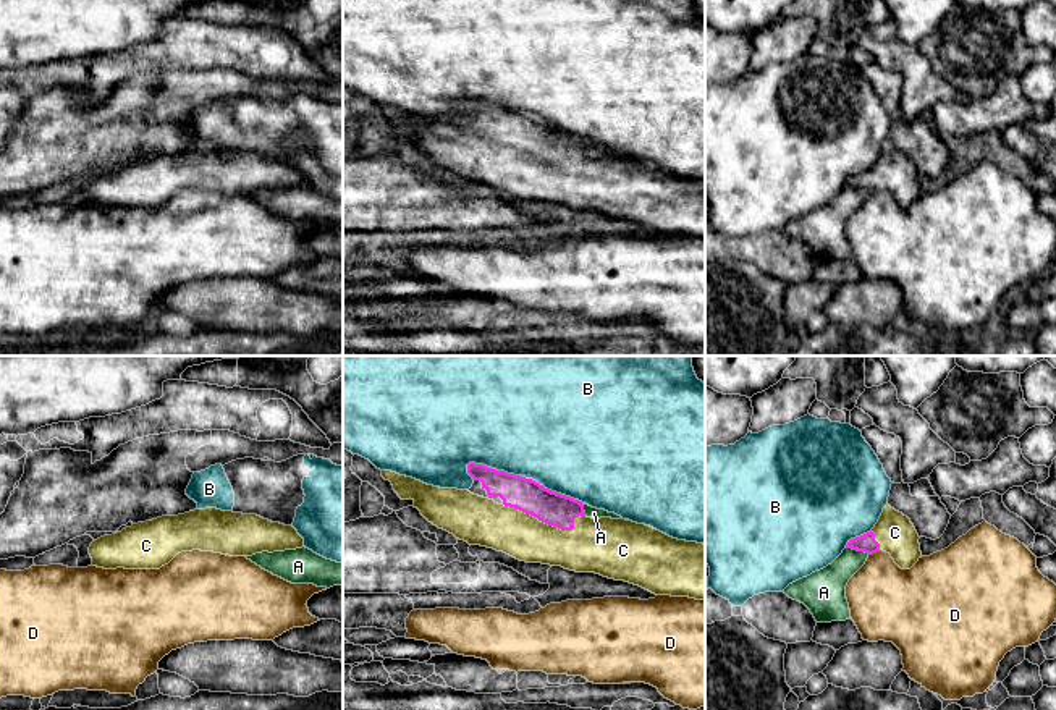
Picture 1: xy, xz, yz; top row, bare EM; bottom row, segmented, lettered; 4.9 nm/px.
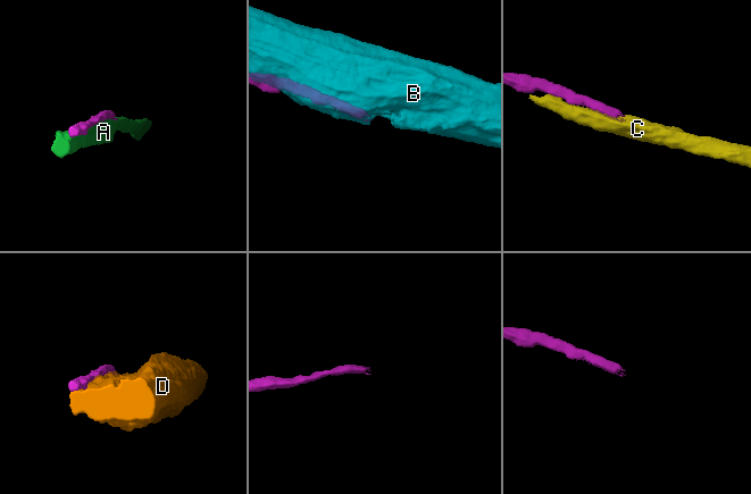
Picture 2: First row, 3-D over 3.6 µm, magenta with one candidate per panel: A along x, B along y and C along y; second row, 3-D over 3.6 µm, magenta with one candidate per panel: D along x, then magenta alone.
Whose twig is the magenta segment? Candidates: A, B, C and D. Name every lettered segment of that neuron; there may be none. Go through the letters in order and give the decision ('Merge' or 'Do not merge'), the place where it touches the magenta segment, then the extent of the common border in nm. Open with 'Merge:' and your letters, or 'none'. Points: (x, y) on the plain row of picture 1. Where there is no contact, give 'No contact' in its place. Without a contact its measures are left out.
Merge: C
A: Do not merge. Touches magenta at yz (857, 188). Shared border 120 nm
B: Do not merge. Touches magenta at xz (524, 115). Shared border 600 nm
C: Merge. Touches magenta at xz (547, 160). Shared border 420 nm
D: Do not merge. Touches magenta at yz (874, 190). Shared border 70 nm

